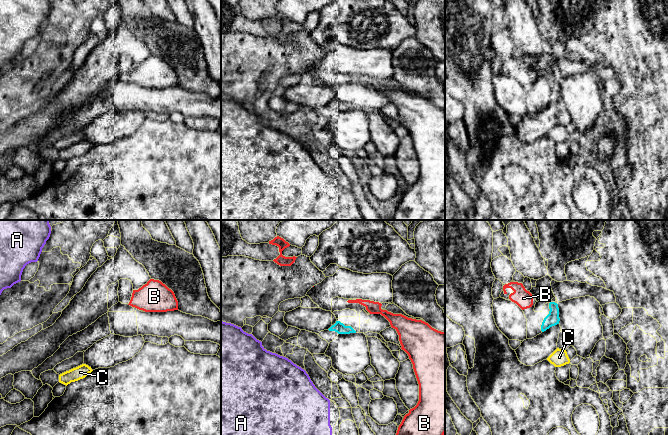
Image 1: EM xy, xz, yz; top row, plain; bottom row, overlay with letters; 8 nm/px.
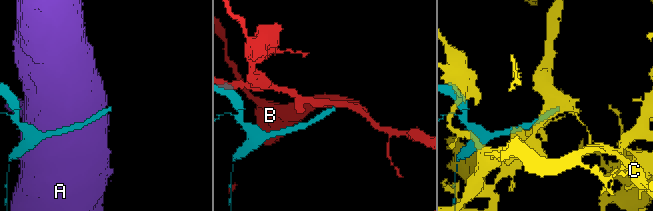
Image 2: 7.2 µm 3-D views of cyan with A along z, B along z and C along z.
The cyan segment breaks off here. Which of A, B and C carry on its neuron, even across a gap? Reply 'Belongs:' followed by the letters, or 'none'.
Belongs: none

